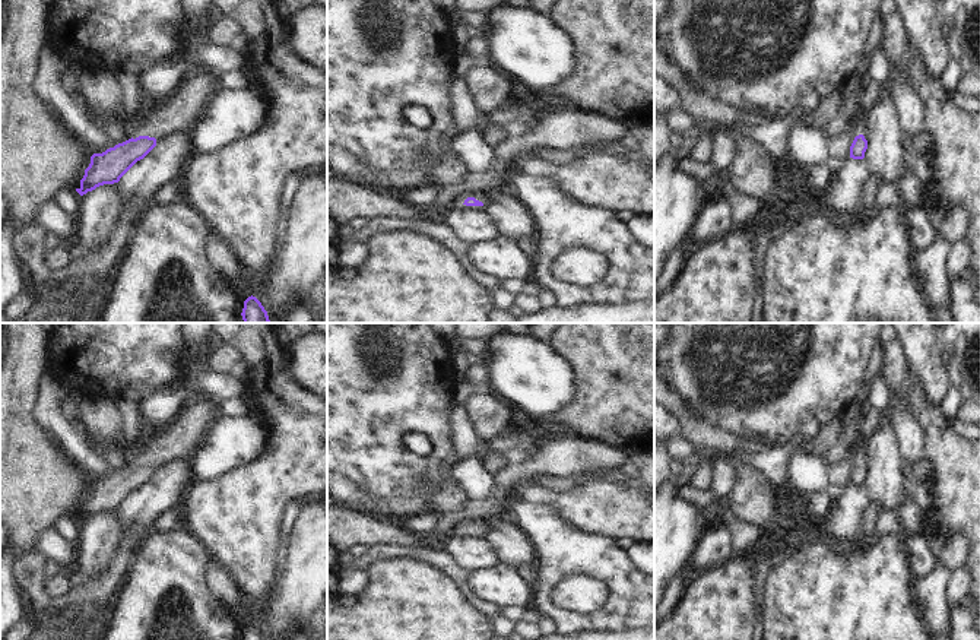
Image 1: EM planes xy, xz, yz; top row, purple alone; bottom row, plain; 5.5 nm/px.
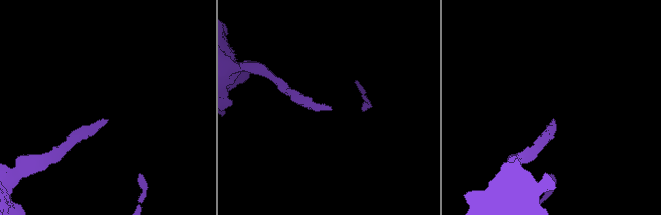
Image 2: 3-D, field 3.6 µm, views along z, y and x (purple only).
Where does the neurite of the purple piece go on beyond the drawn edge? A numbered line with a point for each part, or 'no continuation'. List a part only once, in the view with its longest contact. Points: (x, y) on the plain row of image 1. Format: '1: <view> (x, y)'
1: xy (183, 437).

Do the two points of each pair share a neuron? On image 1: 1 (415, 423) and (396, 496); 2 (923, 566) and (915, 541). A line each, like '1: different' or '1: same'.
1: same
2: same

